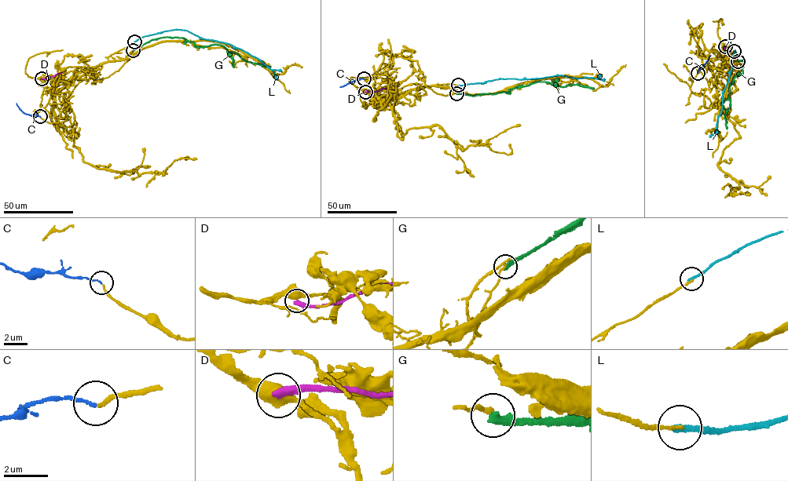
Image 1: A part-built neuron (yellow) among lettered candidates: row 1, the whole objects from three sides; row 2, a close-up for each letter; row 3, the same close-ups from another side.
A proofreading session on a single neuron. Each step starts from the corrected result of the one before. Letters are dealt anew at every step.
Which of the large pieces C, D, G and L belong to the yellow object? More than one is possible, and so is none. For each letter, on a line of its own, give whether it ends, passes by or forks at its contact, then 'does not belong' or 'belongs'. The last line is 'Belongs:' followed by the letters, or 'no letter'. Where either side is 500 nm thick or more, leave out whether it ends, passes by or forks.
C: it ends | belongs
D: does not belong
G: it ends | does not belong
L: it ends | does not belong
Belongs: C

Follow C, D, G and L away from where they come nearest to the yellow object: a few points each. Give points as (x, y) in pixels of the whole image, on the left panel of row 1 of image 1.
C: (40, 116), (23, 113), (16, 103)
D: (41, 78), (62, 72)
G: (133, 50), (150, 40), (177, 37), (196, 46), (221, 45), (246, 60), (270, 67)
L: (134, 41), (163, 31), (186, 30), (200, 38), (229, 43), (247, 52), (268, 67), (276, 79)

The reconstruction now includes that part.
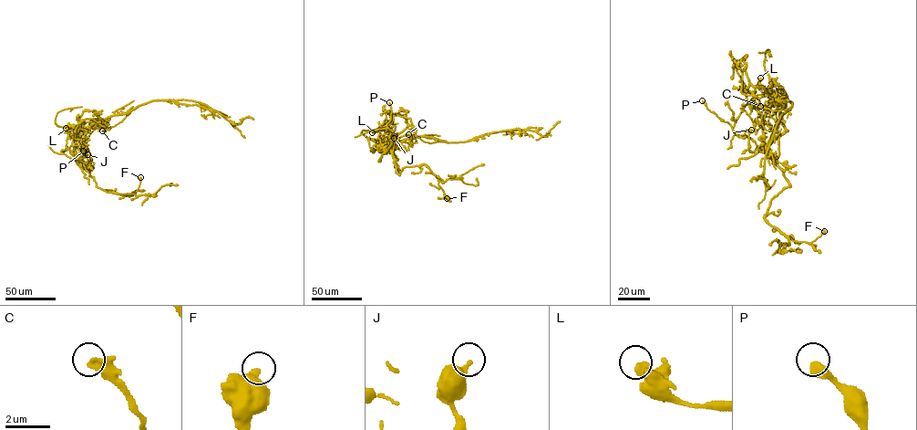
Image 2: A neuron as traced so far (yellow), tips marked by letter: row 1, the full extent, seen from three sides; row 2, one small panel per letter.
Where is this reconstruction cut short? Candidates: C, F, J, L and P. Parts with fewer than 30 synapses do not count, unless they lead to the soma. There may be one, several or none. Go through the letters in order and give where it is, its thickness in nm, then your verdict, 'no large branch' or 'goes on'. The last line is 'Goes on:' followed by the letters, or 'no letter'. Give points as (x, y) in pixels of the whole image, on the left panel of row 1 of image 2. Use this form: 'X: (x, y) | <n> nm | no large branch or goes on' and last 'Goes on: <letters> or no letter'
C: (102, 131) | 400 nm | no large branch
F: (140, 177) | 550 nm | no large branch
J: (87, 154) | 360 nm | no large branch
L: (66, 128) | 440 nm | no large branch
P: (83, 151) | 480 nm | no large branch
Goes on: no letter

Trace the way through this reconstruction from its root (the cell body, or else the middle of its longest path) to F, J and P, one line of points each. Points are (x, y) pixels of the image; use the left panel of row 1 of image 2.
F: (92, 126), (81, 134), (79, 142), (89, 152), (91, 162), (87, 169), (97, 187), (132, 194), (140, 177)
J: (92, 126), (76, 141), (77, 163), (85, 169), (88, 166), (87, 154)
P: (92, 126), (76, 140), (75, 151), (80, 166), (84, 162), (80, 159), (85, 154), (83, 151)

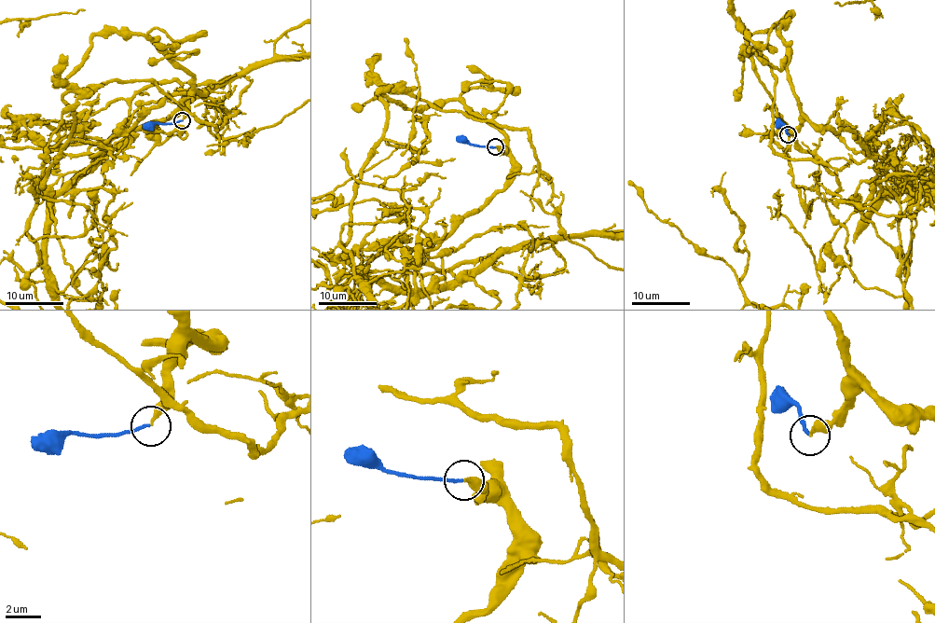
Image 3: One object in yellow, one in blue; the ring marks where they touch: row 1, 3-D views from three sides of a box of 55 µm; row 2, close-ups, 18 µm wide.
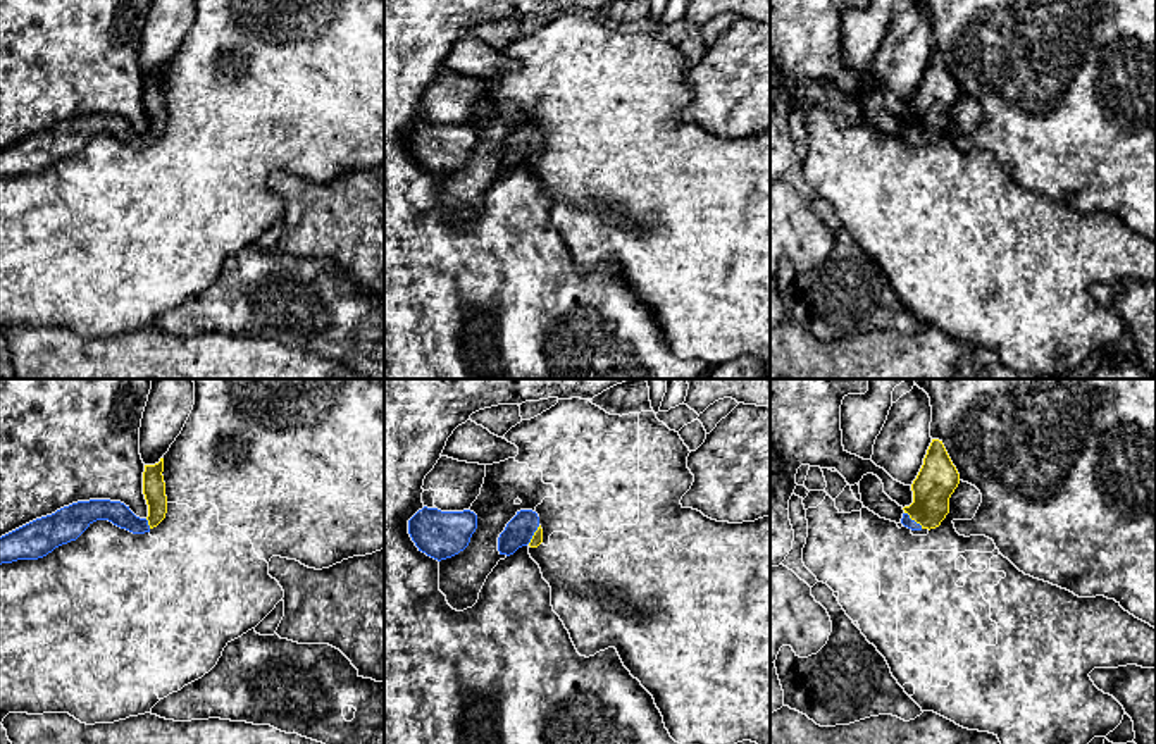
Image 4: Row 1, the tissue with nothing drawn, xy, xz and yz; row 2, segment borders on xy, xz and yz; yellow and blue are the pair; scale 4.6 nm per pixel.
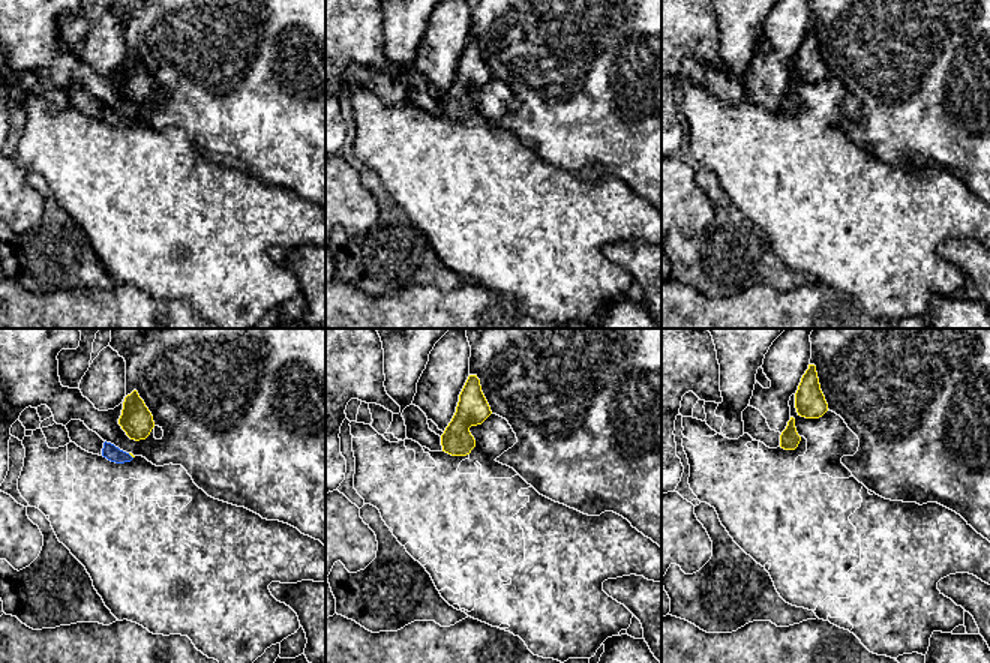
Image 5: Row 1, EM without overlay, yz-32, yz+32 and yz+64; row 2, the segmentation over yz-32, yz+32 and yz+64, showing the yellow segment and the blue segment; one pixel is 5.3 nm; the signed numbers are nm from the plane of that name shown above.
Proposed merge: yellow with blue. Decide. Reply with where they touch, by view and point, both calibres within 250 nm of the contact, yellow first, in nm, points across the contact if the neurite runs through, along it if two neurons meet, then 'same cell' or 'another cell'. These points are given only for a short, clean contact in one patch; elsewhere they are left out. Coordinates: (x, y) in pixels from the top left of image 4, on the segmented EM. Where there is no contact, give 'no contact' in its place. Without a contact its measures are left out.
meets yellow in yz at (913, 519); 190 nm thick on the yellow side, 50 nm on the other; runs through yz (938, 477), (931, 502), (913, 519), (905, 520); same cell

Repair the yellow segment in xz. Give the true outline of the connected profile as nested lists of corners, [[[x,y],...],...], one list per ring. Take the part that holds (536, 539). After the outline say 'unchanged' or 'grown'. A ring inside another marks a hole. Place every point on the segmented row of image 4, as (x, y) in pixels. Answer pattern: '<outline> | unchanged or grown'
[[[520,510],[498,537],[500,555],[513,555],[522,546],[538,548],[543,542],[539,517],[532,510]]] | grown

